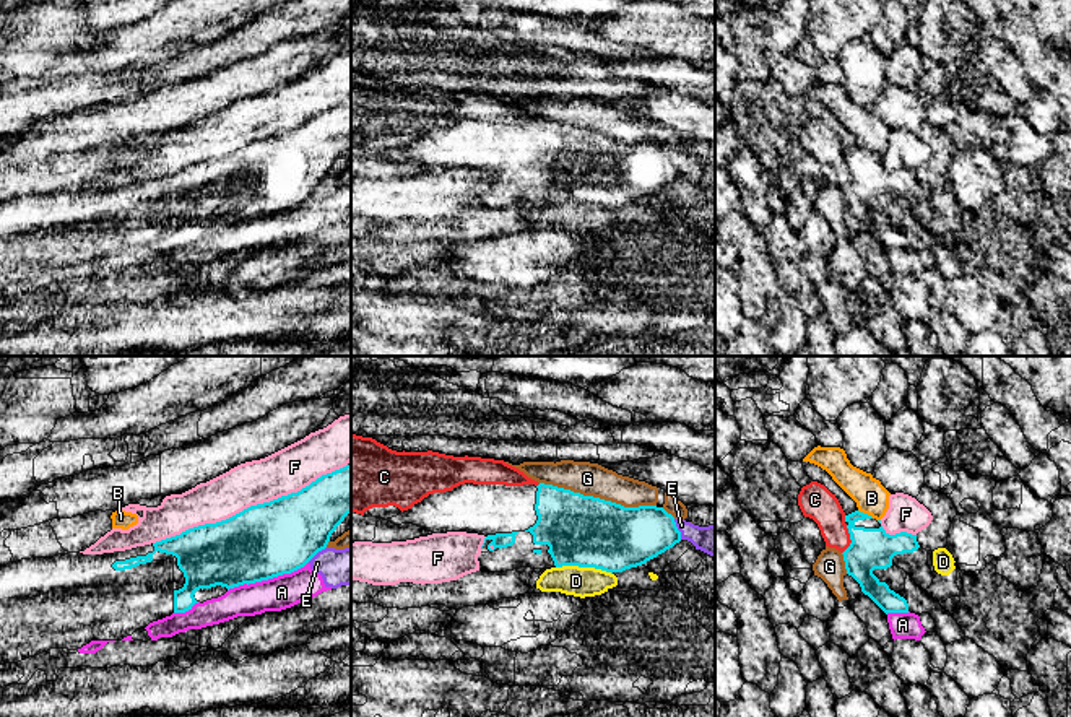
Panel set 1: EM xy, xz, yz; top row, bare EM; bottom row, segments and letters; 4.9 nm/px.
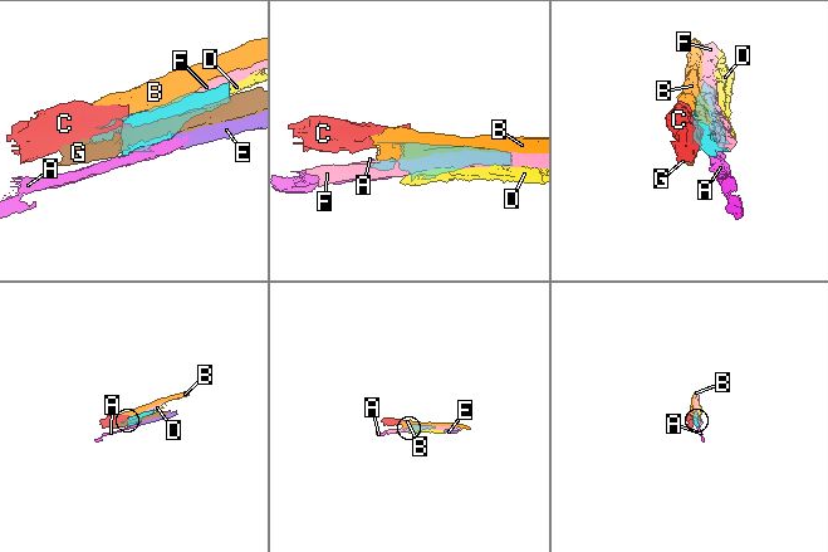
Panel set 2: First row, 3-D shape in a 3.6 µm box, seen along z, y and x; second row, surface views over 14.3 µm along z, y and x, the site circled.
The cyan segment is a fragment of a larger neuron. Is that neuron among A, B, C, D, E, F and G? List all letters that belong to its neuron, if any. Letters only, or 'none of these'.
none of these

